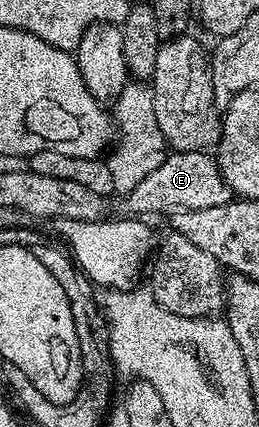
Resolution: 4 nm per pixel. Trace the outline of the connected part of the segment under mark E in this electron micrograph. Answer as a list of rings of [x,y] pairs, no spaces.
[[[183,150],[180,152],[166,153],[163,164],[155,168],[135,188],[131,188],[129,194],[124,195],[123,202],[130,215],[149,216],[145,214],[161,214],[164,210],[168,212],[180,212],[183,210],[202,210],[203,208],[219,208],[219,204],[227,204],[231,201],[231,191],[228,184],[223,180],[221,169],[217,166],[217,159],[212,153],[203,150]]]

